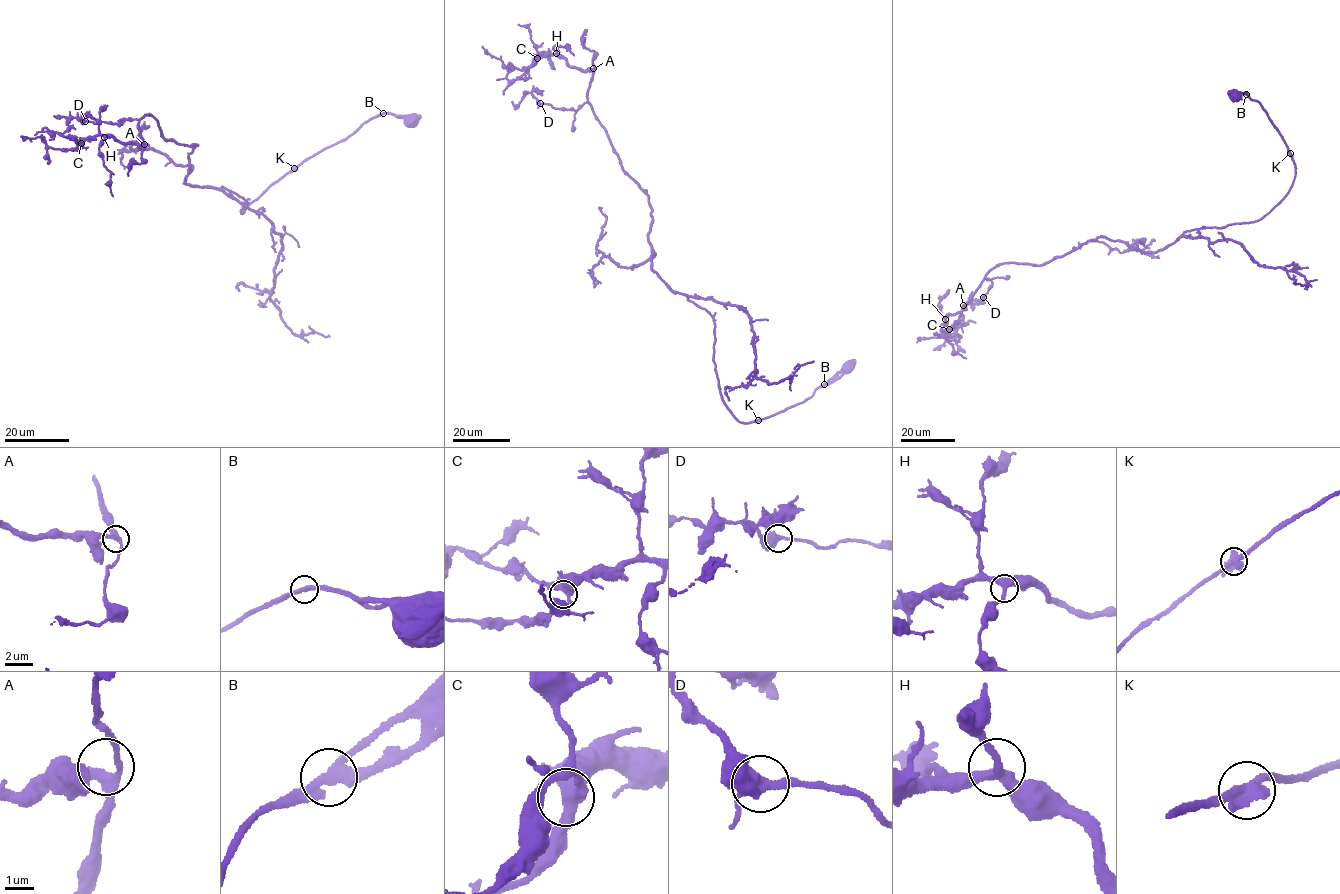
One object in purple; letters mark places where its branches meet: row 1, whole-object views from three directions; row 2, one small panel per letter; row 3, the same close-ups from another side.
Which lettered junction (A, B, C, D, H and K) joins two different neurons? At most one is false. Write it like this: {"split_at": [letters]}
{"split_at": []}

